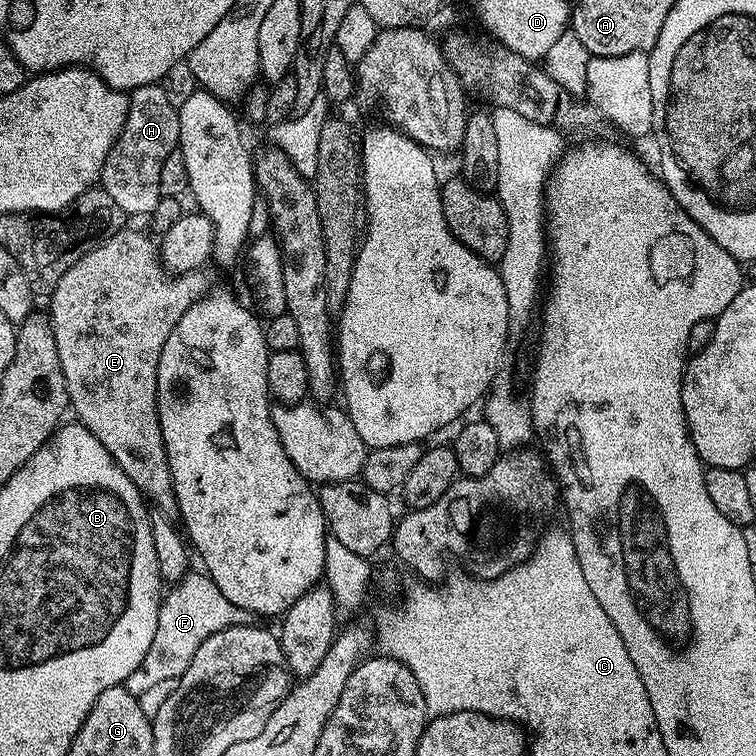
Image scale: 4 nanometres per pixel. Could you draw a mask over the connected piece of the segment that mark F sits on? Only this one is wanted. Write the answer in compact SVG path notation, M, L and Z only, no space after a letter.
M198 570L189 571L168 591L161 599L154 641L143 658L142 666L130 674L130 678L124 683L127 691L137 697L159 682L178 680L189 668L199 646L210 635L216 634L218 630L232 628L234 625L251 624L254 620L252 613L234 606L218 590L217 584L207 576L207 573Z

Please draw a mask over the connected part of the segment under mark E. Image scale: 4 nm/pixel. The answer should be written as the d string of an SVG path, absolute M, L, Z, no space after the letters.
M126 226L114 238L87 252L51 289L50 319L54 342L58 342L58 362L62 362L62 378L66 378L66 394L75 419L88 427L106 446L118 466L138 486L145 501L157 513L177 511L174 478L170 478L170 462L162 442L162 426L158 418L158 358L162 346L170 338L170 330L178 326L178 318L209 291L207 271L170 274L162 263L161 253L152 245L147 231L135 232Z

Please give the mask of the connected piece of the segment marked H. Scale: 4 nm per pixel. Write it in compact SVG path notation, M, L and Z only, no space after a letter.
M147 84L132 89L122 134L118 134L110 154L106 154L104 169L100 172L99 183L104 192L114 198L128 218L152 215L161 198L162 162L177 151L180 142L180 113L163 88L160 84Z

